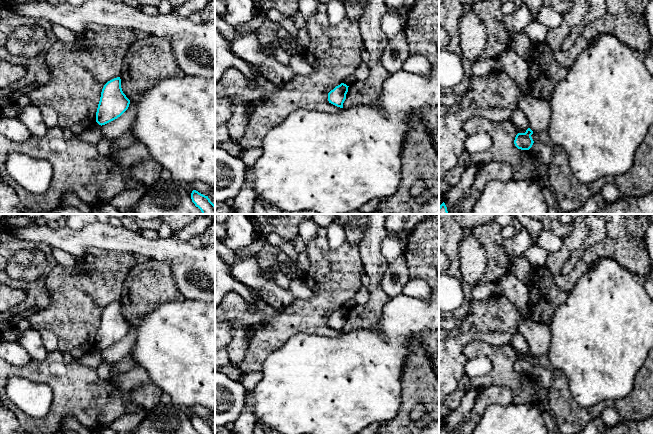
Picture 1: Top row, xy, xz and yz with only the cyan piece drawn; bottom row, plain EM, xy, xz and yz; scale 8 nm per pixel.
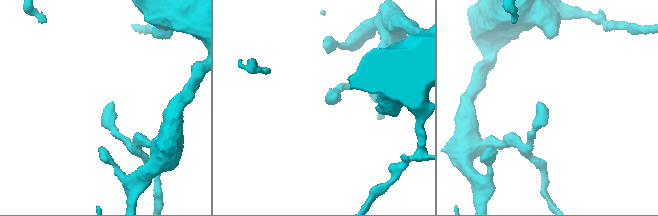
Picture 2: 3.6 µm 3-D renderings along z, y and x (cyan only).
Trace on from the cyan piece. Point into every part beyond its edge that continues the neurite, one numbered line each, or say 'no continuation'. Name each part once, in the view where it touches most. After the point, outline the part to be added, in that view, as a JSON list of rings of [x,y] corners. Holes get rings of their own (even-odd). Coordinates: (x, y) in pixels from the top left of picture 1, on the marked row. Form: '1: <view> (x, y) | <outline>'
no continuation

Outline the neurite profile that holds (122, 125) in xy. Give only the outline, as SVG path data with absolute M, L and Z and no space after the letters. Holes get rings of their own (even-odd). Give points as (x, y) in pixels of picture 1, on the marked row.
M130 102L128 109L117 119L101 126L102 134L106 139L114 140L127 134L131 128L136 116L136 106Z

